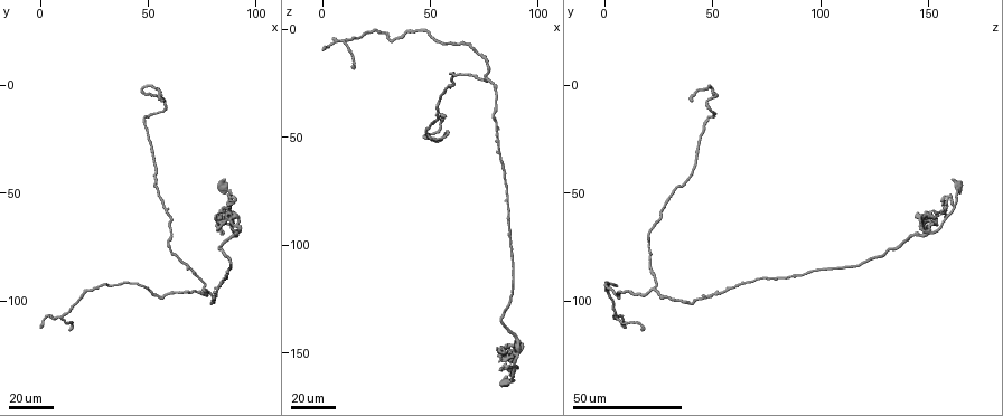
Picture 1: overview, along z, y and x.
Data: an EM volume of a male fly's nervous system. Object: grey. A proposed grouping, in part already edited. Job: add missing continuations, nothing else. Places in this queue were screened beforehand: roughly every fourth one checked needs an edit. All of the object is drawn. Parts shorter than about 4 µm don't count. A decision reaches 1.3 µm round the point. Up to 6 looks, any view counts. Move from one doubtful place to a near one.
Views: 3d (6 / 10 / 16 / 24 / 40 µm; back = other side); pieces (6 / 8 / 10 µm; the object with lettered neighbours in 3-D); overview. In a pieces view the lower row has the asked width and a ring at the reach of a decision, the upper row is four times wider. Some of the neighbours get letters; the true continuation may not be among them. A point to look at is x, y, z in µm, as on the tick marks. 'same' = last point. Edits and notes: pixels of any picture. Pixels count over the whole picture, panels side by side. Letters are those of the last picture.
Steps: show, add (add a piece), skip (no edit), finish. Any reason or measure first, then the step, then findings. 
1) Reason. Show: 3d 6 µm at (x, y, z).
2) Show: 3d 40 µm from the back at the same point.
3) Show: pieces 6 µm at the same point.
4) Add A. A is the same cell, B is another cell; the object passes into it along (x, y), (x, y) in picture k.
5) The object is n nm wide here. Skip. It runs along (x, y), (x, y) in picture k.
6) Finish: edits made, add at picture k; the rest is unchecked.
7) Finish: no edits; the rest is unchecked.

An open end. Show: 3d 24 µm at (6, 106, 4).

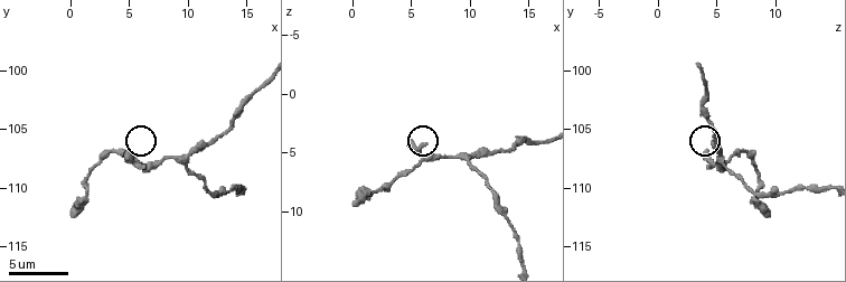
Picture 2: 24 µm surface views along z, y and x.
What lies round it. Show: pieces 10 µm at (4.8, 106.8, 4.2).

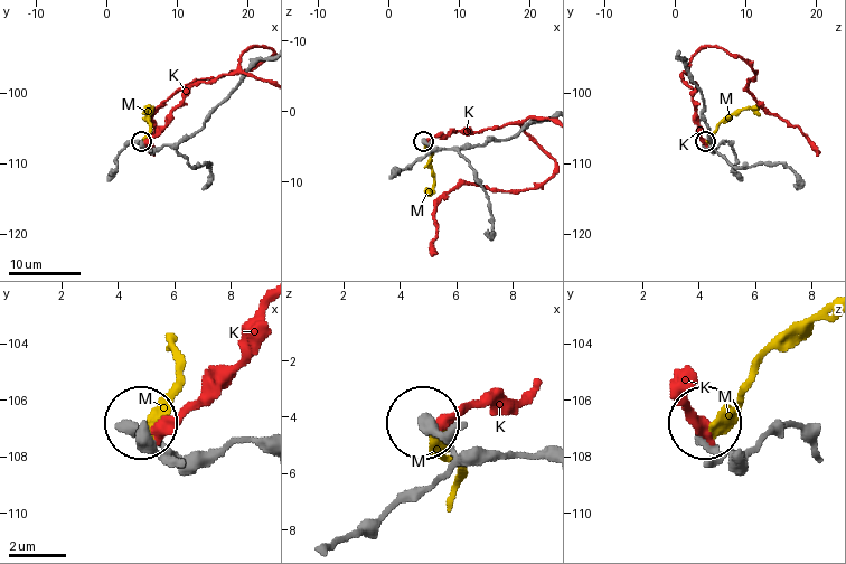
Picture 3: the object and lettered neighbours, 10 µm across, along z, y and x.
The object is 380 nm wide here. Skip. K and M are other cells; no lettered piece goes on from it.

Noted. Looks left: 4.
Free end. Show: 3d 24 µm at (13, 114, 18).

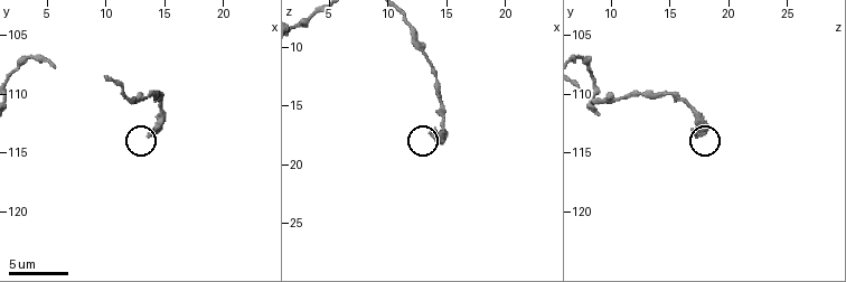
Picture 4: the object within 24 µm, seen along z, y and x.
What lies round it. Show: pieces 6 µm at (13.6, 113.4, 17.4).

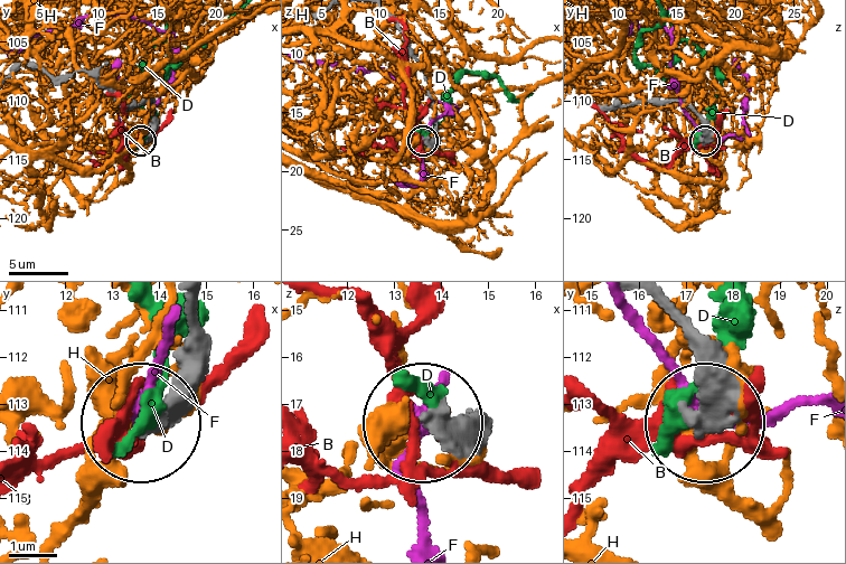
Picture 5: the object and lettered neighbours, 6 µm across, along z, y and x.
Skip. B, D, F and H are other cells; it runs along (663, 309), (691, 345), (698, 413) in picture 5; no lettered piece goes on from it.

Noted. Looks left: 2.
Free end. Show: pieces 10 µm at (0.0, 112.4, 9.2).

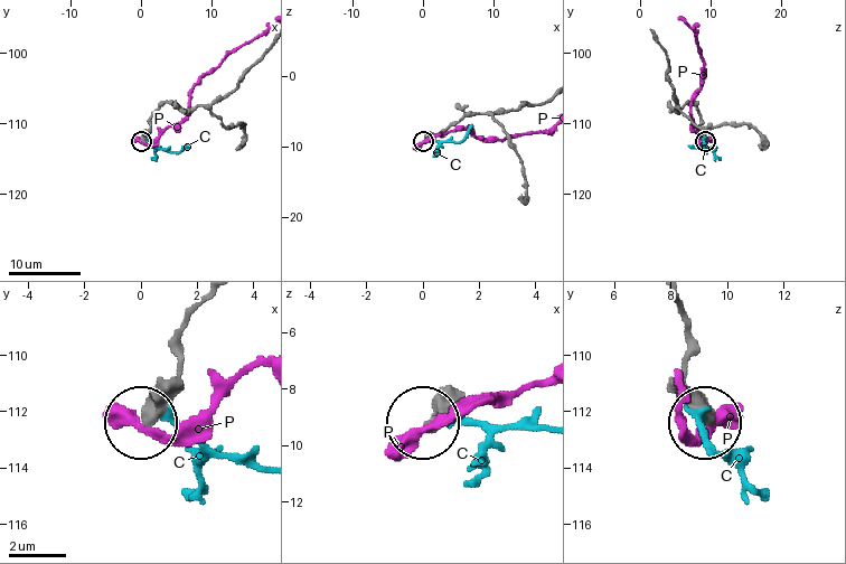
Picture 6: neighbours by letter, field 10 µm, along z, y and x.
Skip. C and P are other cells; no lettered piece goes on from it.

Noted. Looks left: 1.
Finish: no edits; the rest is unchecked.

